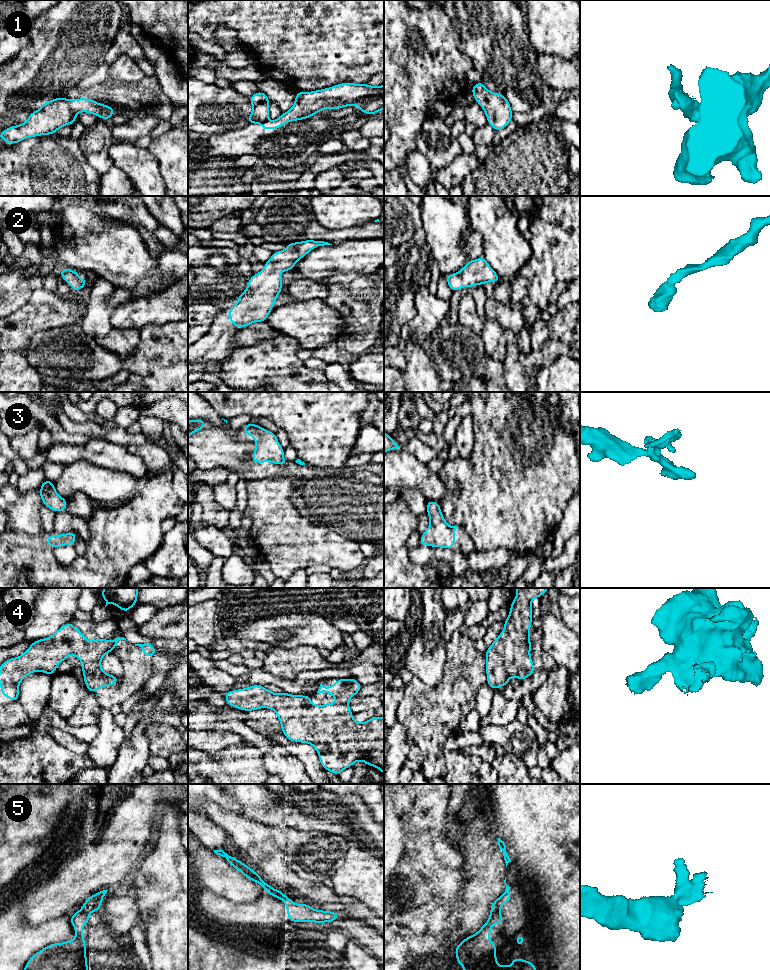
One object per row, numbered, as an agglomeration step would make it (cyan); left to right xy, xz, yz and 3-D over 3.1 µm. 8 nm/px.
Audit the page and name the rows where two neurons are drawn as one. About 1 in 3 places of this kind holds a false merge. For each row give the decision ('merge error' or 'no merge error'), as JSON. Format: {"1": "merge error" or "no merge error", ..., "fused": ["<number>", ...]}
{"1": "merge error", "2": "no merge error", "3": "no merge error", "4": "no merge error", "5": "merge error", "fused": ["1", "5"]}

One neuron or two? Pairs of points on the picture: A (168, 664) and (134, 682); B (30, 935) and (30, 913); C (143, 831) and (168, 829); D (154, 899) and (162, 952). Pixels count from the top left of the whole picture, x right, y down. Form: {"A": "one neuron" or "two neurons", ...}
{"A": "two neurons", "B": "two neurons", "C": "two neurons", "D": "one neuron"}

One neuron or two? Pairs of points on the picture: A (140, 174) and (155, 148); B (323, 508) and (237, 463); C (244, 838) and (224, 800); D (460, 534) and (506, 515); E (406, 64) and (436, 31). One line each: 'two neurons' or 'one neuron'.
A: two neurons
B: one neuron
C: two neurons
D: two neurons
E: one neuron

